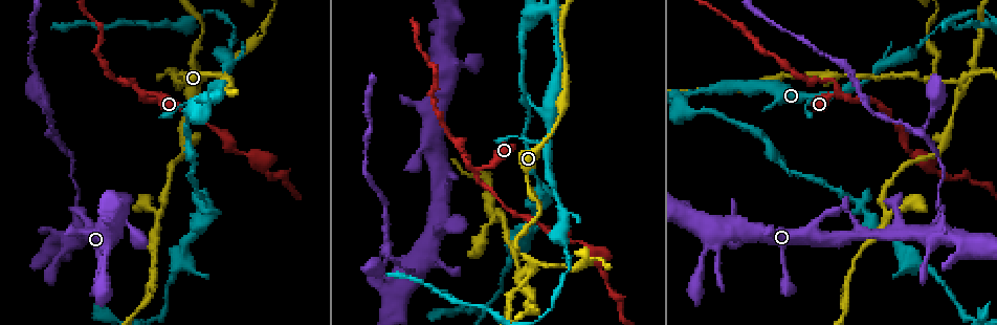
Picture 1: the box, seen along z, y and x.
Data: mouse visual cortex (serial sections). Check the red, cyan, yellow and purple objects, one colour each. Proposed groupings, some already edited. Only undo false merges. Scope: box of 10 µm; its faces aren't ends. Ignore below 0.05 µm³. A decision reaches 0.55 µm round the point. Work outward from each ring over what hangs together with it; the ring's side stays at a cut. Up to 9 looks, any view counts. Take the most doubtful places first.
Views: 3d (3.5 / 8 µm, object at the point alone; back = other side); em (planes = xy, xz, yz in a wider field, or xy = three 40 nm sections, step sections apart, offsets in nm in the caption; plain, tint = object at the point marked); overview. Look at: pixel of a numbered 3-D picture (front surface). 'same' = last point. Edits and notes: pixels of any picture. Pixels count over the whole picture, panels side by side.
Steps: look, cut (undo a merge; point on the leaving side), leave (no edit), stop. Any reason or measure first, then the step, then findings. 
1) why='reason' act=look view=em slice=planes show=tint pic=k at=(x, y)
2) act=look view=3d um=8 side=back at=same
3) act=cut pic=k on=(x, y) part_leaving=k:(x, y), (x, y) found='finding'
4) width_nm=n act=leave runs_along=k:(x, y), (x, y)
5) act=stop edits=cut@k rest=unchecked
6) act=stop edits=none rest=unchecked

why='sharp bend' act=look view=3d um=3.5 pic=1 at=(527, 291)

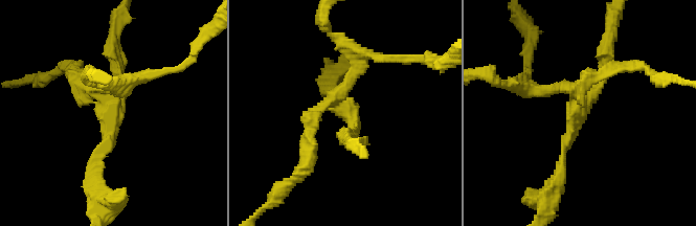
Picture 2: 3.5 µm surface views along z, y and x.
act=cut pic=2 on=(119, 69) found='two cells meet here'

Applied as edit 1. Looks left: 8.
why='two arms in line, one across' act=look view=3d um=3.5 pic=1 at=(478, 174)

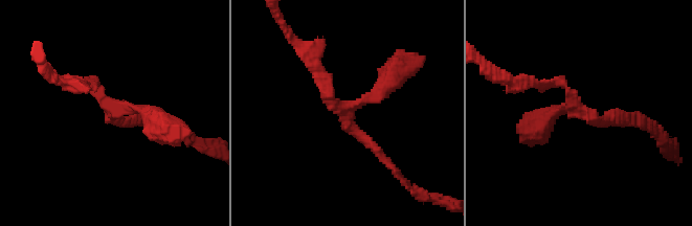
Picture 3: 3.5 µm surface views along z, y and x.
why='now the EM' act=look view=em slice=planes show=tint pic=3 at=(115, 114)

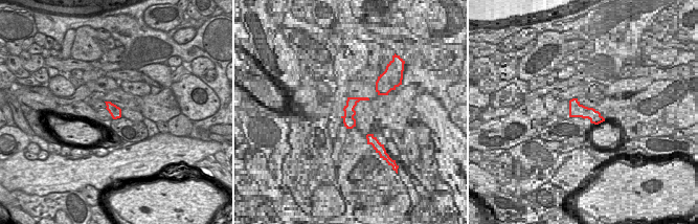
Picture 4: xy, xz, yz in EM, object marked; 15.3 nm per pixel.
arms=3 act=leave runs_along=3:(539, 126), (563, 109), (632, 118) found='continuous, no second cell'

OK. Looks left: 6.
why='looks like a crossing' act=look view=em slice=planes show=tint pic=1 at=(944, 224)

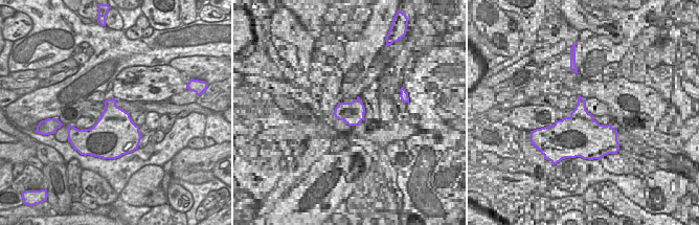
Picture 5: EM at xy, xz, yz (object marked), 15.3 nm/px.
why='wider look' act=look view=3d um=3.5 at=same

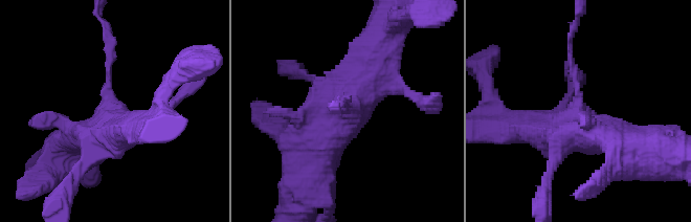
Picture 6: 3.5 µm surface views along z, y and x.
act=cut pic=6 on=(111, 49) part_leaving=6:(109, 87), (112, 42), (103, 22) found='a second cell is stuck on'

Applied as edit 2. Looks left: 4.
act=look view=overview

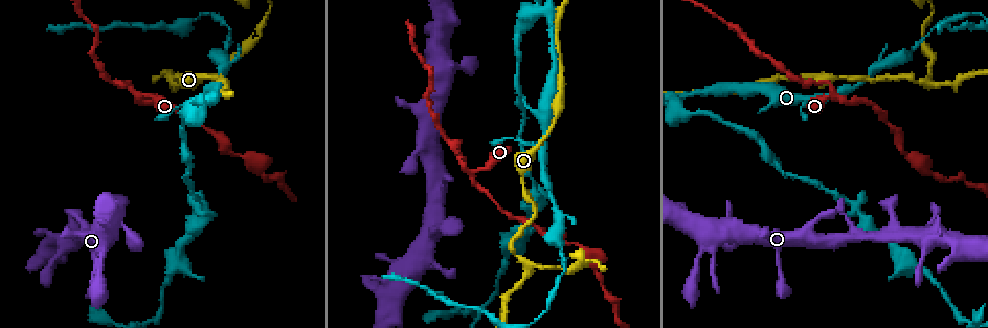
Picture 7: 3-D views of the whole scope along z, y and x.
why='calibre changes' act=look view=3d um=3.5 pic=7 at=(222, 80)

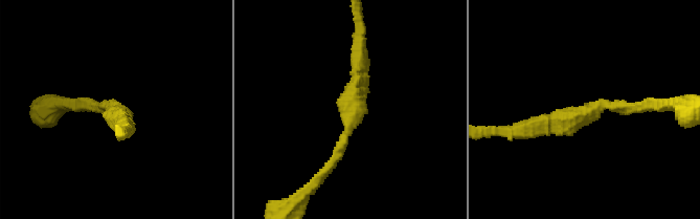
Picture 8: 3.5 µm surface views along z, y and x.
arm_widths_nm=150,250 act=look view=em slice=xy step=2 show=tint pic=8 at=(349, 122)

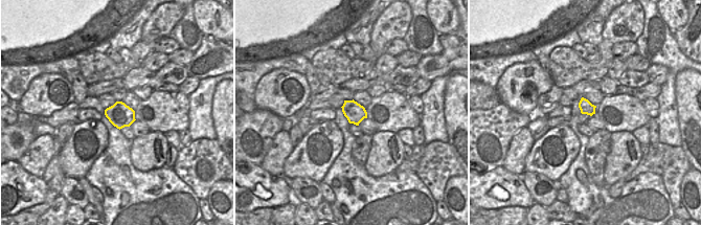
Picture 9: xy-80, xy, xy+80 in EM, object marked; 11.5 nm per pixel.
act=leave found='all the same cell'

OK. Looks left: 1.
act=stop edits=cut@2,cut@6 rest=unchecked

